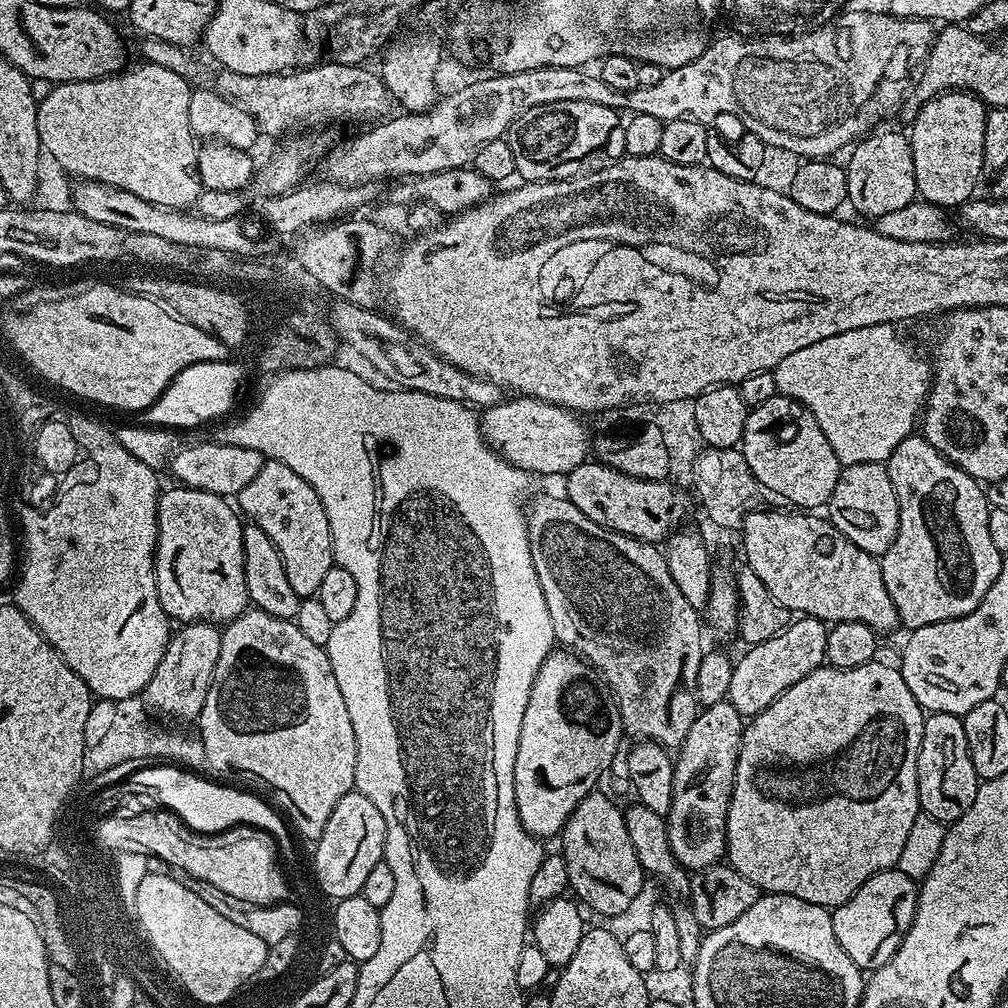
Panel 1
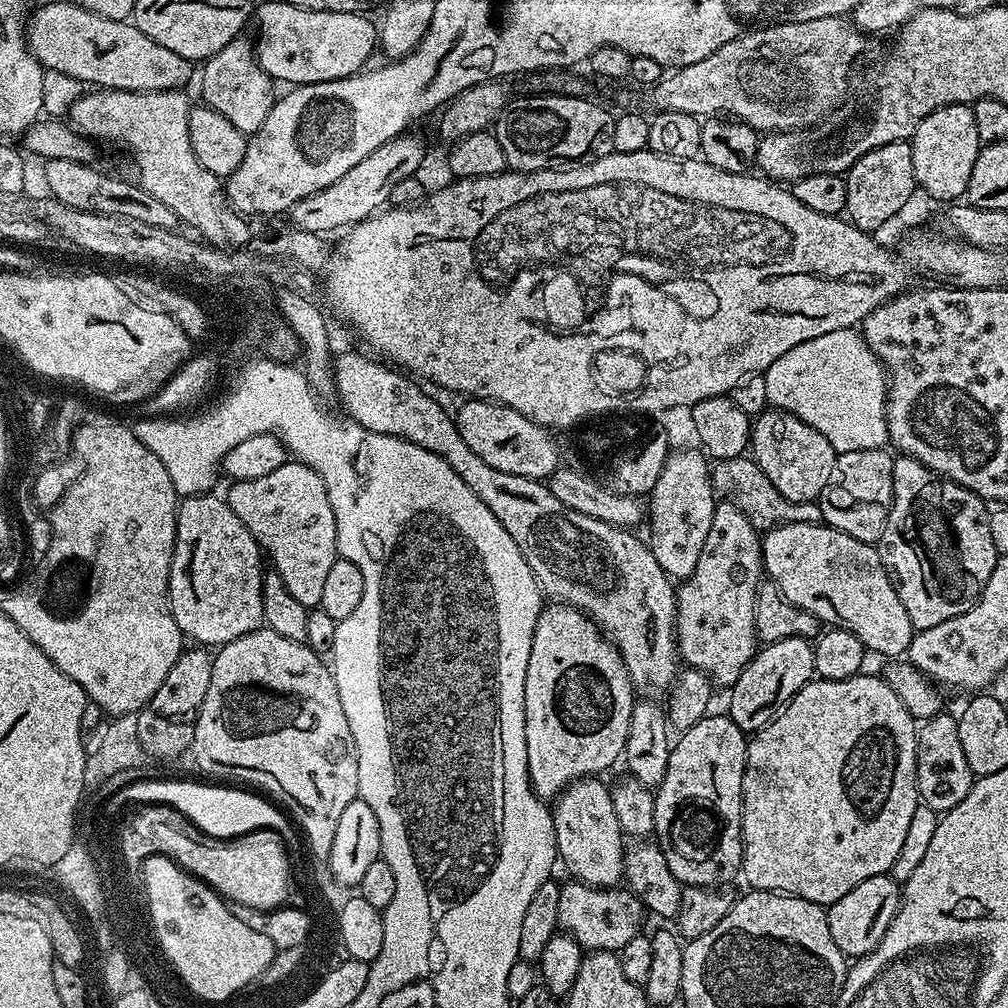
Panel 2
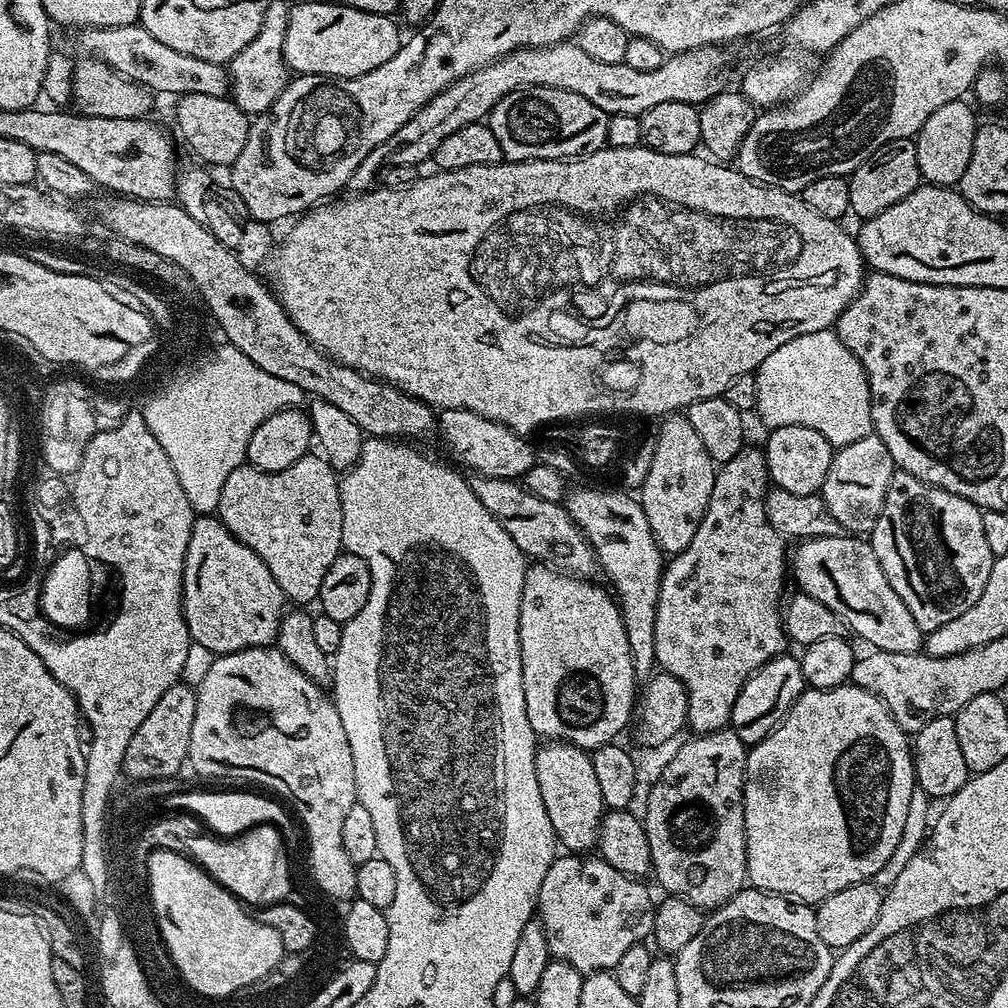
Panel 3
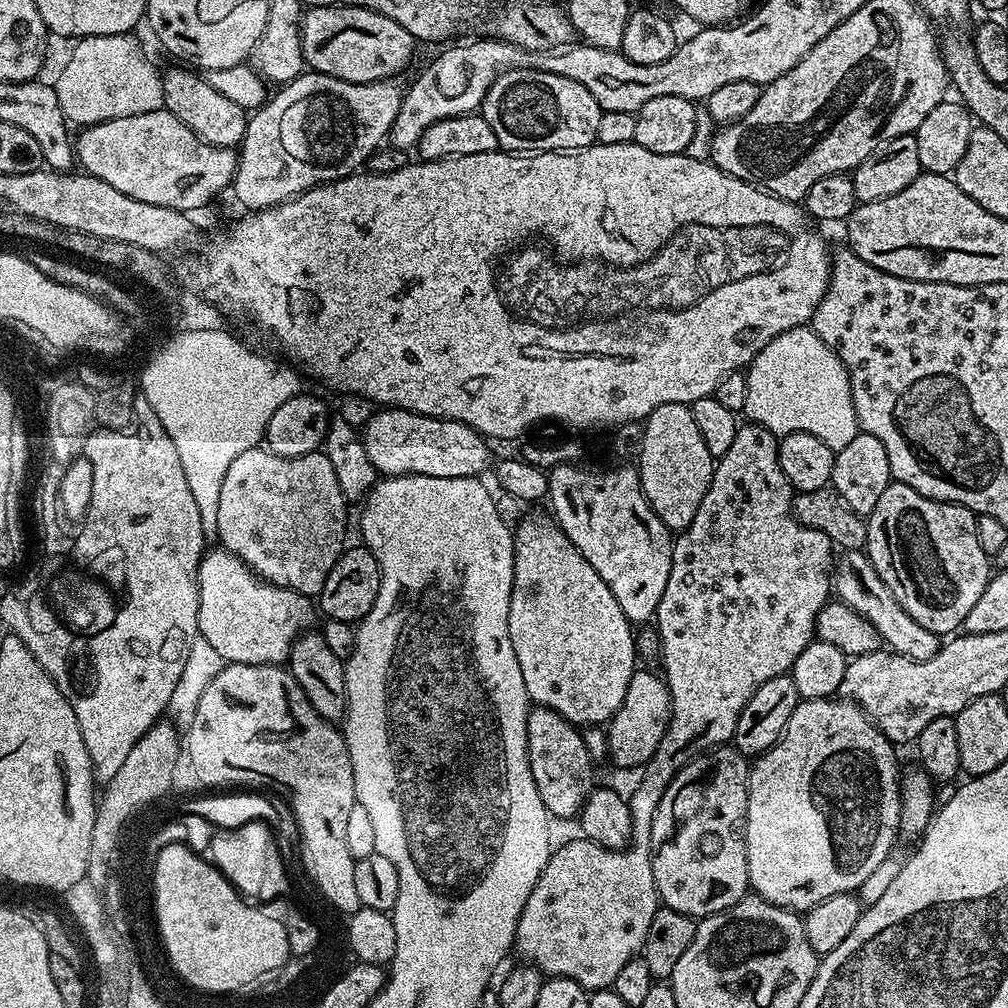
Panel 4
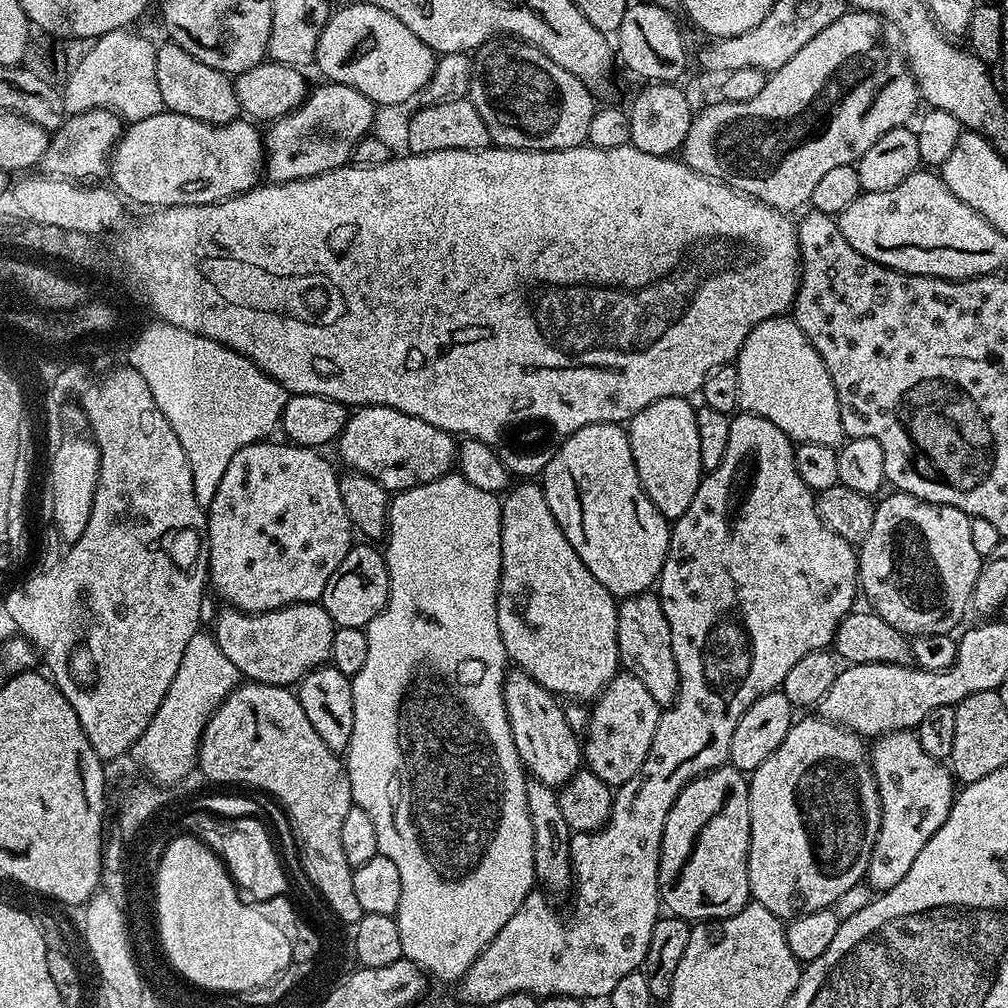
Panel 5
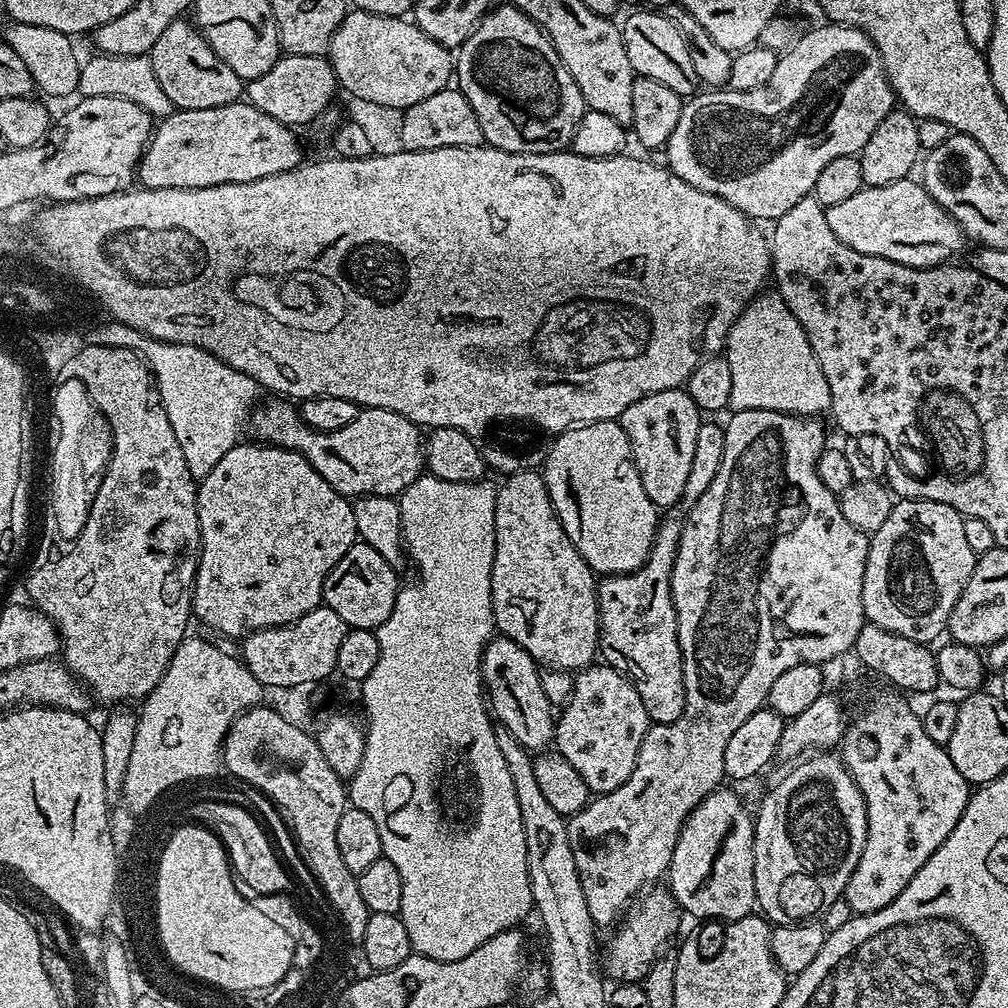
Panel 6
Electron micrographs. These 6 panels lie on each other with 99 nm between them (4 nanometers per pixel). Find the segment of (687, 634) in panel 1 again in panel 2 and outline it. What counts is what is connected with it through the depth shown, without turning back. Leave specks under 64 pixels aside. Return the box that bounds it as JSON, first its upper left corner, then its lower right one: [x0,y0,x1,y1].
[334,352,678,694]

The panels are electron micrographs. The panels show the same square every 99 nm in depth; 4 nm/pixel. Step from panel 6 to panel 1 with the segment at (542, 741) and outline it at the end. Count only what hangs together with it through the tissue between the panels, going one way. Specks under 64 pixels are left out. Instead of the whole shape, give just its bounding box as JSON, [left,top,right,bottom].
[562,790,646,916]

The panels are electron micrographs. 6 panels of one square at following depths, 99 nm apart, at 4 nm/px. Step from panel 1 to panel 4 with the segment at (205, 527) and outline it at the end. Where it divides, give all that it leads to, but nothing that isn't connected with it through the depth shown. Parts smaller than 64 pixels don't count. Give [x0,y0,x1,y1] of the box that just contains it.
[196,546,318,665]

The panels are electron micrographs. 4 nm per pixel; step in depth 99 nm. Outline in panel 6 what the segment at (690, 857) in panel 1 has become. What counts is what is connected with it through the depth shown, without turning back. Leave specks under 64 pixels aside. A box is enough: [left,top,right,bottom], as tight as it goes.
[666,786,757,922]

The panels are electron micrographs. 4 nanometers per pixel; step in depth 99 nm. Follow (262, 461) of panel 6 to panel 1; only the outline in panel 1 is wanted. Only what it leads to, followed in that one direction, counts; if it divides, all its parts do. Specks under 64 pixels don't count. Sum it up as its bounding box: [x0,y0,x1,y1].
[238,460,334,598]

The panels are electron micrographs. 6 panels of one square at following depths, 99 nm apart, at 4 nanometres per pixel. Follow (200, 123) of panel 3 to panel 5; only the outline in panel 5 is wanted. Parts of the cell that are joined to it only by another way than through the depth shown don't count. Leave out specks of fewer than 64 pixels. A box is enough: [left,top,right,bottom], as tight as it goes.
[156,42,241,124]

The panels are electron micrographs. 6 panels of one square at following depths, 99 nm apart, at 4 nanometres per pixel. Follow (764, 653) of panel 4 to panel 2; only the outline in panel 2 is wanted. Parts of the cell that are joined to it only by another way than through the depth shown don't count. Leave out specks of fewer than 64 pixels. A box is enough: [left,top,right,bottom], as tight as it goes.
[558,499,764,953]

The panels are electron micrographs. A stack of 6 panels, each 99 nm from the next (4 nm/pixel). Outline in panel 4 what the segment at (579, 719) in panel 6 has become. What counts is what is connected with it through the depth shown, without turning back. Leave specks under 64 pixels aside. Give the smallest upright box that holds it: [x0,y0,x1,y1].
[606,670,672,768]

